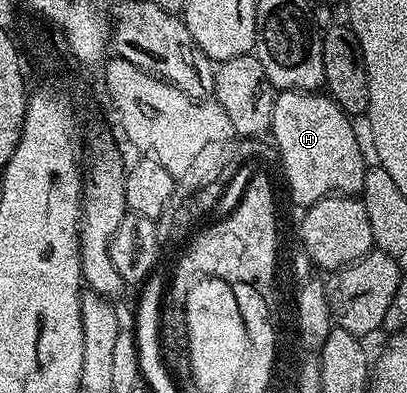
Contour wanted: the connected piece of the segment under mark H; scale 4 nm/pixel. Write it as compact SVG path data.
M278 91L274 95L272 143L279 153L280 166L285 167L285 180L295 203L308 206L324 196L361 193L367 161L352 122L329 94Z

